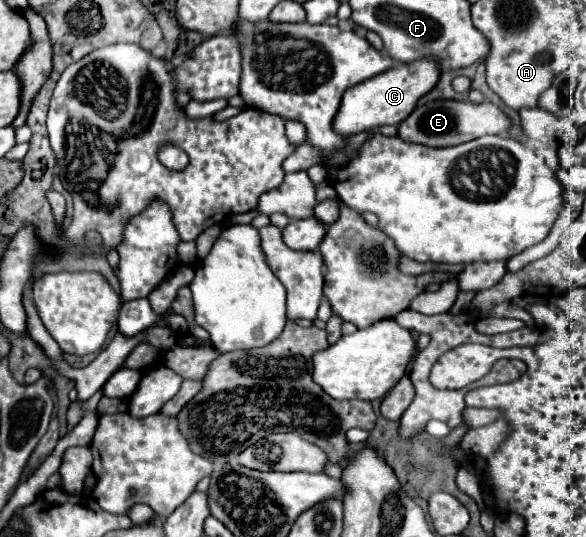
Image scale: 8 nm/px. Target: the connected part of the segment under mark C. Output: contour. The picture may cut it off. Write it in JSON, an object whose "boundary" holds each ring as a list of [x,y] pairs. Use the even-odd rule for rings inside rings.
{"boundary":[[[416,60],[416,62],[400,64],[400,66],[390,68],[388,72],[368,78],[366,82],[360,82],[344,92],[342,104],[336,112],[332,128],[340,136],[350,136],[358,132],[376,130],[384,124],[398,126],[404,118],[412,114],[418,98],[422,98],[436,86],[438,78],[440,78],[440,70],[432,60]]]}

